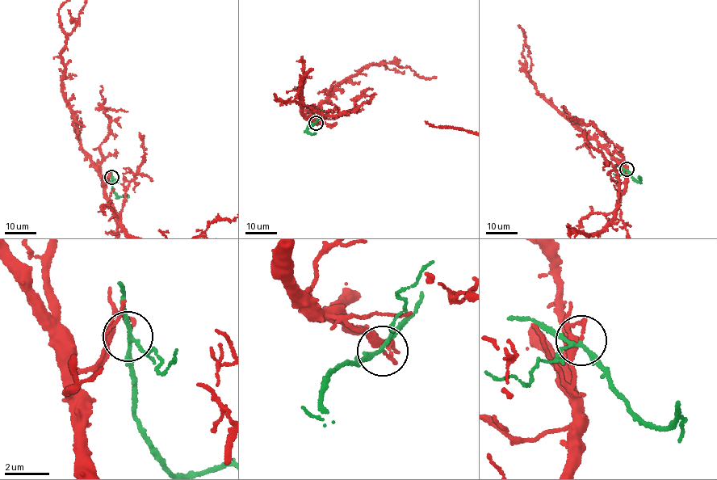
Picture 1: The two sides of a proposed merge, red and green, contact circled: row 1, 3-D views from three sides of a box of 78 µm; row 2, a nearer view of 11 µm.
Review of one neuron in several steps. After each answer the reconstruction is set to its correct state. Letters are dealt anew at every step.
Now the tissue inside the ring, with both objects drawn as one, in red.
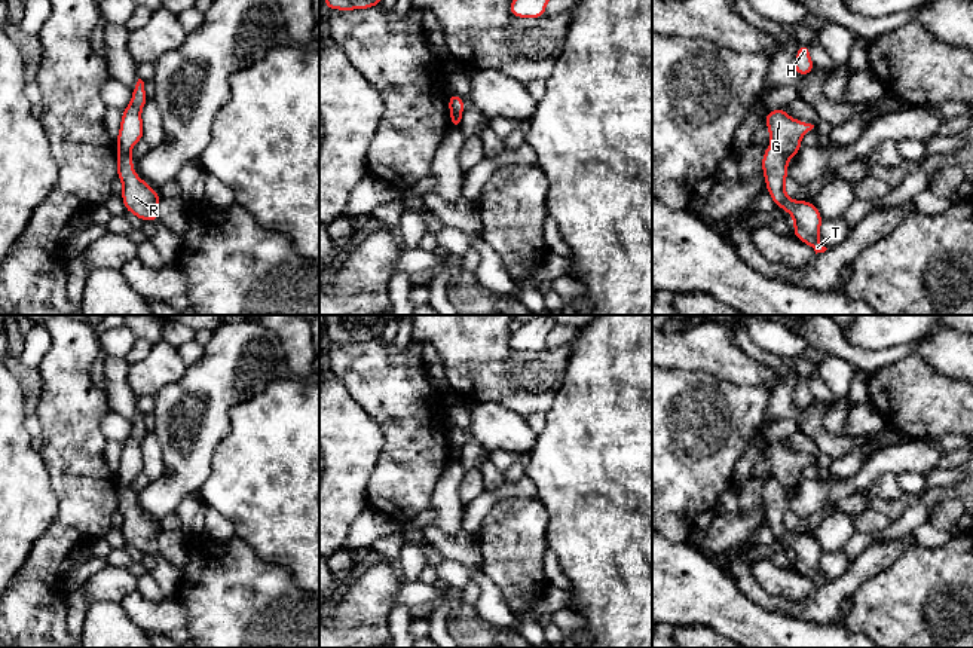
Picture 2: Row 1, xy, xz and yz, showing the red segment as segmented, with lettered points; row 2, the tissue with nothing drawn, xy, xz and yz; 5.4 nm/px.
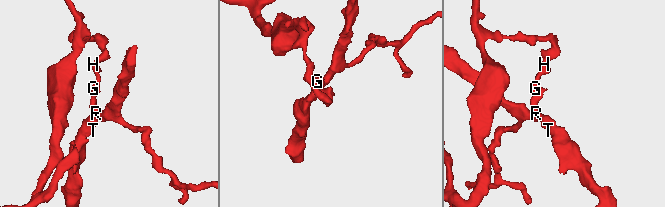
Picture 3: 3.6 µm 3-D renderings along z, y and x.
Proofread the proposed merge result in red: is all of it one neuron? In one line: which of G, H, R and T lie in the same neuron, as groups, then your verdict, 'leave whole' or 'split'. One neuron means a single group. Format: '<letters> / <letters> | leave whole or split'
G H / R T | split

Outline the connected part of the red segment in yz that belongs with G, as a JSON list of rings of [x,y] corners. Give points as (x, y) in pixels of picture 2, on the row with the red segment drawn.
[[[774,108],[765,116],[771,135],[771,144],[792,159],[801,150],[801,138],[814,128],[798,119],[792,119],[784,108]]]

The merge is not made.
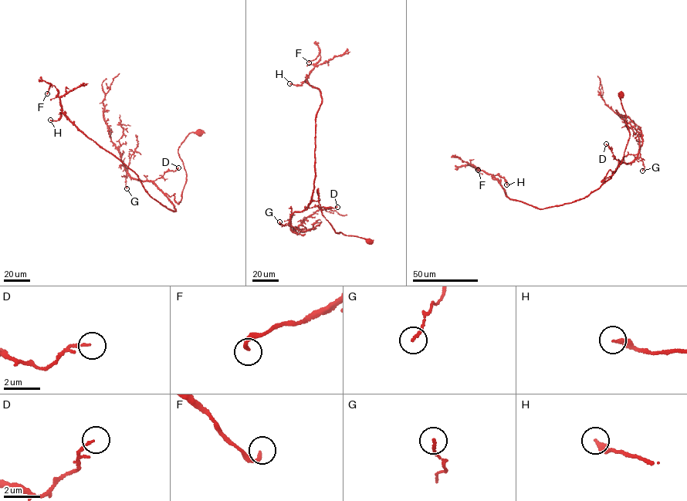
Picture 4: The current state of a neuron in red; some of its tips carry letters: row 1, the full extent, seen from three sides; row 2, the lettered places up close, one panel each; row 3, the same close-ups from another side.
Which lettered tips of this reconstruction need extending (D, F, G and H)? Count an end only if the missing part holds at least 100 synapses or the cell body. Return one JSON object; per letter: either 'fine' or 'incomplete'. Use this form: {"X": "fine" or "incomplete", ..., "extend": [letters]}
{"D": "fine", "F": "fine", "G": "fine", "H": "fine", "extend": []}

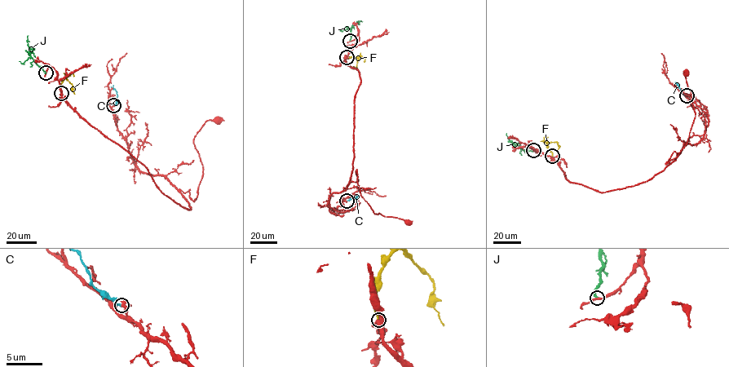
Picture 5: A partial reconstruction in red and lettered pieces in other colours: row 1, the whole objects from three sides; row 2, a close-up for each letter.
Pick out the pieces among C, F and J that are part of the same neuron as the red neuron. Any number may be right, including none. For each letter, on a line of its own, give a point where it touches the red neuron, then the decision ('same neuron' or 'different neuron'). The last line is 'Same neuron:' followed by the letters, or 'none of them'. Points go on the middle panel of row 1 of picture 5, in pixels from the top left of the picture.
C: contact (346, 201); different neuron
F: contact (346, 57); same neuron
J: contact (350, 41); different neuron
Same neuron: F

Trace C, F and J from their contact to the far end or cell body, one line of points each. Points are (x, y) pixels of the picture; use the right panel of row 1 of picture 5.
C: (687, 95), (675, 81)
F: (552, 156), (547, 143), (556, 142), (558, 150)
J: (533, 150), (521, 149), (509, 140), (506, 133)

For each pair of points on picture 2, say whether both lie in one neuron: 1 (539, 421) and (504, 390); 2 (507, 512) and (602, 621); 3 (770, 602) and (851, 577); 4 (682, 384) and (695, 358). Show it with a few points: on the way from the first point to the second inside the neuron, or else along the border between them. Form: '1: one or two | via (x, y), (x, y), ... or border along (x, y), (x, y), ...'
1: two | border along (545, 412), (532, 412), (526, 418)
2: two | border along (545, 509), (548, 514), (547, 544)
3: one | via (791, 607), (819, 607), (831, 595)
4: two | border along (667, 366), (706, 370), (724, 381)

